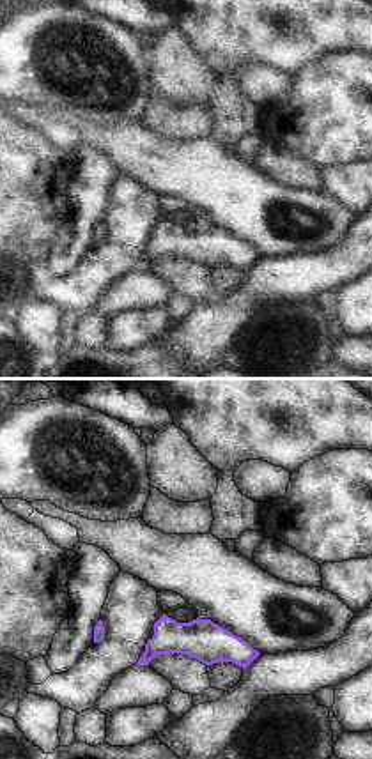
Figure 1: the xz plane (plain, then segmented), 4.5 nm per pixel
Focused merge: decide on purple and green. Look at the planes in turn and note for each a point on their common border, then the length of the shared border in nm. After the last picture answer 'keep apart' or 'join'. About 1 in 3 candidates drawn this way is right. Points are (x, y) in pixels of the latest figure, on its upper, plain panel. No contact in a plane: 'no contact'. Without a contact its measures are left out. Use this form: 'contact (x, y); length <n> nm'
no contact

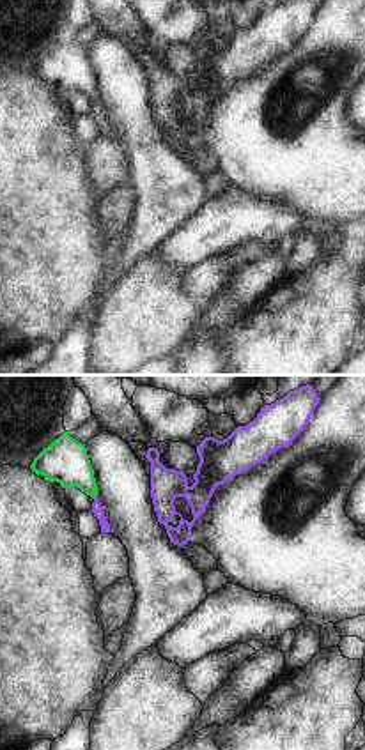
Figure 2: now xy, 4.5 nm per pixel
no contact

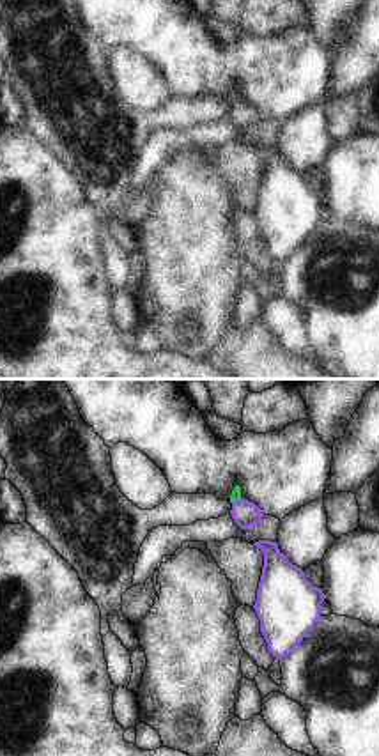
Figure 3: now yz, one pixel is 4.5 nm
contact (236, 105); length 50 nm

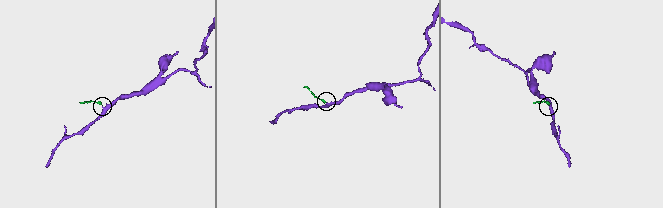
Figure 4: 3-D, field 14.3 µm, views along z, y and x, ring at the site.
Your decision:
join

